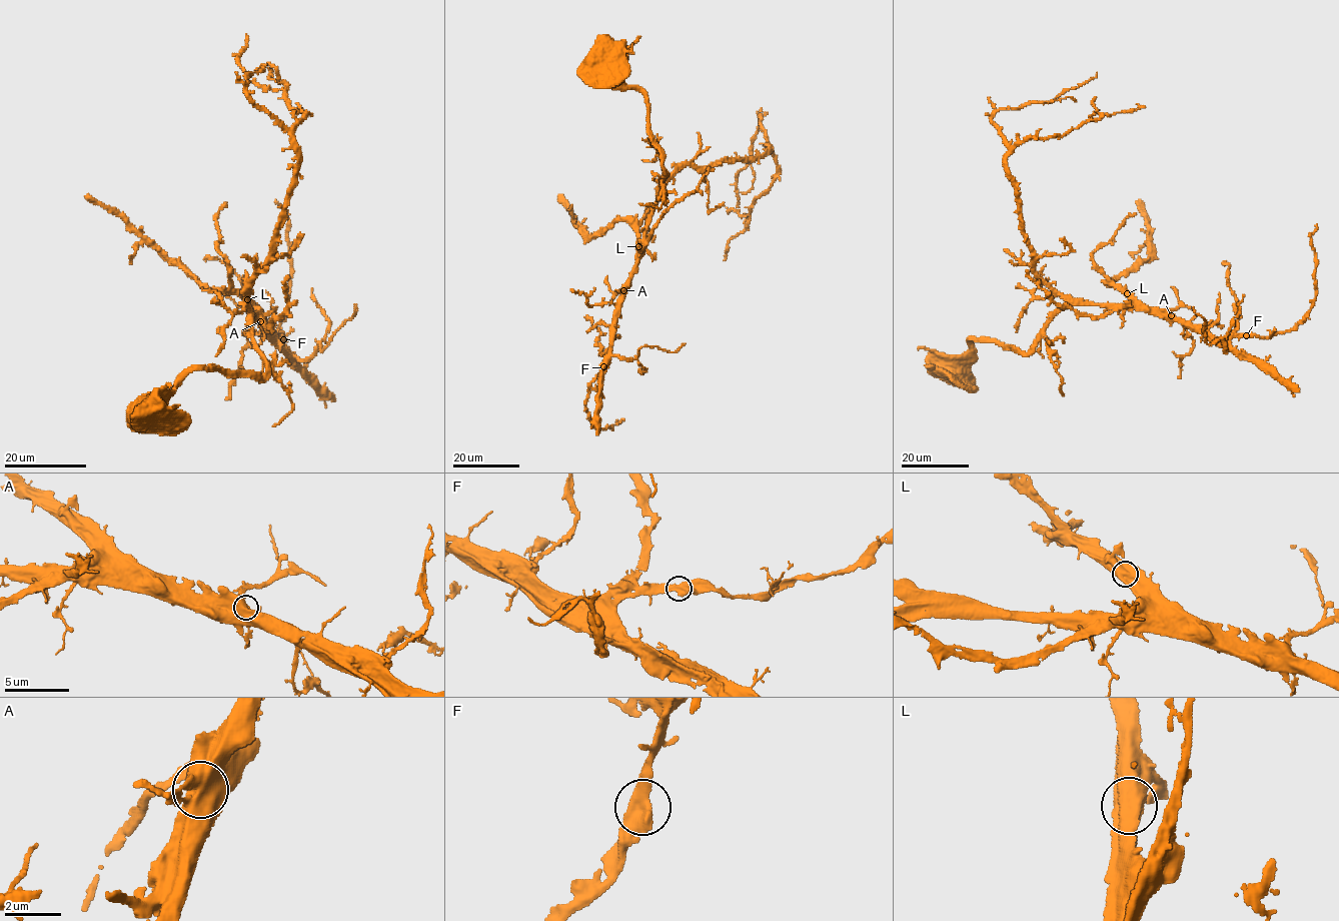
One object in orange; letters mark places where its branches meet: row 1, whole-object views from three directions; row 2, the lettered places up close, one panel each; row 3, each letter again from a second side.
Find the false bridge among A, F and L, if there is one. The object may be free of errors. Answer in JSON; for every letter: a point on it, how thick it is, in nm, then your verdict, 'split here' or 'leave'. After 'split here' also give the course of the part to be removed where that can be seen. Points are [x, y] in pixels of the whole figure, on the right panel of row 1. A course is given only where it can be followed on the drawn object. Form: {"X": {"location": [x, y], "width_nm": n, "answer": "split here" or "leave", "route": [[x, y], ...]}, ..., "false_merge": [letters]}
{"A": {"location": [1171, 315], "width_nm": 650, "answer": "leave"}, "F": {"location": [1246, 335], "width_nm": 550, "answer": "leave"}, "L": {"location": [1127, 293], "width_nm": 850, "answer": "leave"}, "false_merge": []}

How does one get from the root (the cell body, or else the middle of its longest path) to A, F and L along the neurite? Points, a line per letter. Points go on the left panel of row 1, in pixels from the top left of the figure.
A: (152, 406), (192, 368), (263, 377), (267, 364), (252, 335), (251, 317), (261, 313), (264, 316), (261, 321)
F: (152, 406), (192, 368), (263, 377), (267, 364), (252, 335), (253, 315), (262, 315), (278, 342), (284, 338)
L: (152, 406), (192, 368), (263, 377), (267, 364), (250, 323), (251, 317), (260, 314), (247, 299)

